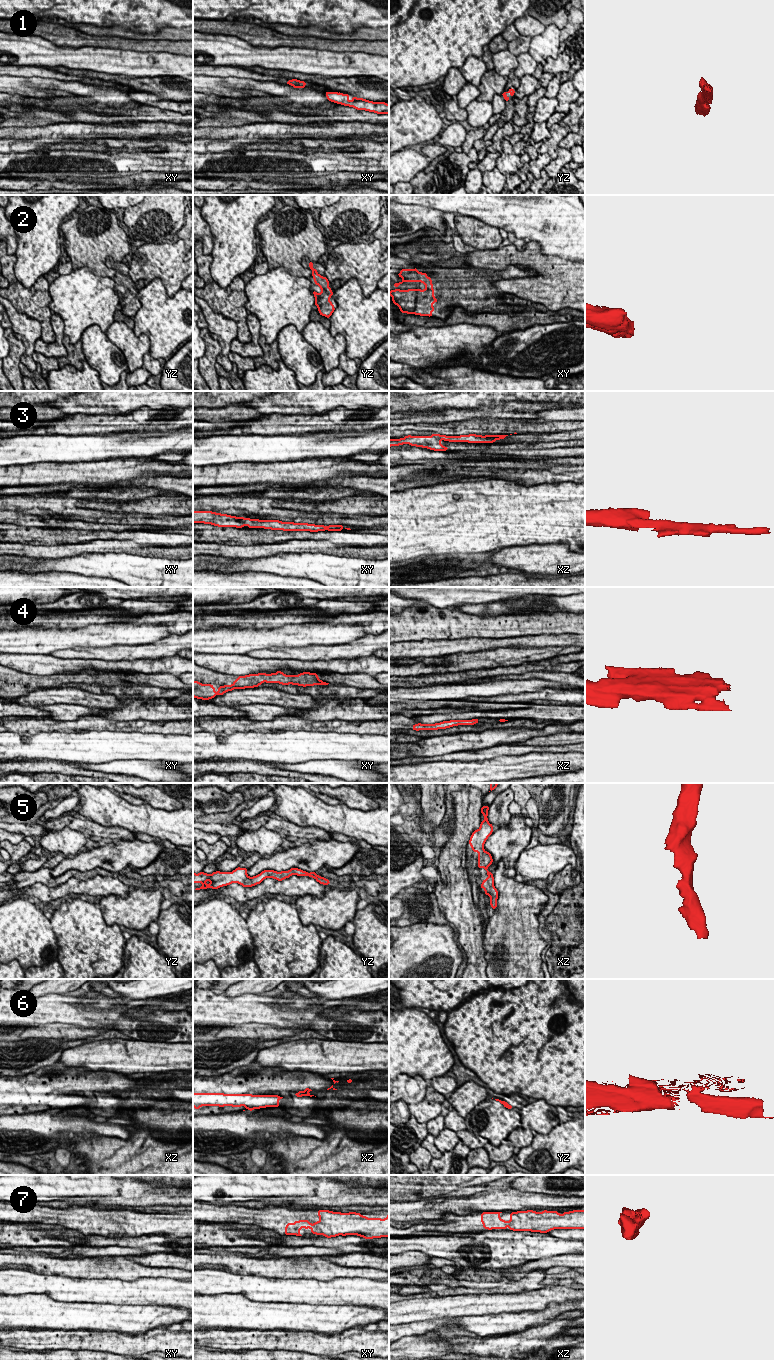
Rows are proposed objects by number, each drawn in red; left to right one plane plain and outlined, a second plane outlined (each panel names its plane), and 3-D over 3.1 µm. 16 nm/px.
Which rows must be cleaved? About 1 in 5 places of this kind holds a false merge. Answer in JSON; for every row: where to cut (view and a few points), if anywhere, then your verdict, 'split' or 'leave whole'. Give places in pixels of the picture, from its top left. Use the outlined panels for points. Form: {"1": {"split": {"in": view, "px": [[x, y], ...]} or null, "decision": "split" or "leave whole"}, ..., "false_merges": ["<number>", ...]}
{"1": {"split": null, "decision": "leave whole"}, "2": {"split": null, "decision": "leave whole"}, "3": {"split": {"in": "xy", "px": [[243, 517], [240, 521], [244, 524]]}, "decision": "split"}, "4": {"split": null, "decision": "leave whole"}, "5": {"split": null, "decision": "leave whole"}, "6": {"split": {"in": "xz", "px": [[300, 1091], [307, 1092]]}, "decision": "split"}, "7": {"split": null, "decision": "leave whole"}, "false_merges": ["3", "6"]}

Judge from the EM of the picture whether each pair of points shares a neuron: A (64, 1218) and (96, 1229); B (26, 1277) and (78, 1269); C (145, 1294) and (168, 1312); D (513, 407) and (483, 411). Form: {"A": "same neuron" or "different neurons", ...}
{"A": "same neuron", "B": "different neurons", "C": "different neurons", "D": "same neuron"}

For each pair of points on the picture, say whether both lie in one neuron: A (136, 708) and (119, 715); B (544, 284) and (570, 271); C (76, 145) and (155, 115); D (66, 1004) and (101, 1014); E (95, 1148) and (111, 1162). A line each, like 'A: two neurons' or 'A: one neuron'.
A: one neuron
B: one neuron
C: two neurons
D: one neuron
E: one neuron

